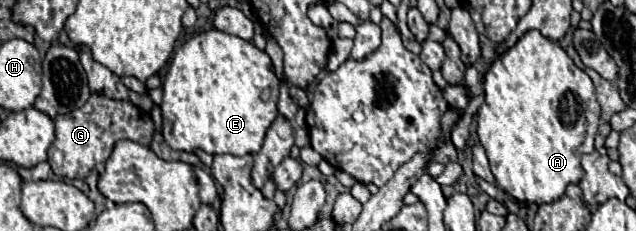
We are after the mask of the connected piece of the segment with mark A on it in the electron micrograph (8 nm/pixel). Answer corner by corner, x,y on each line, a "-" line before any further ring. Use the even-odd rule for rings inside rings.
528,31
520,37
512,49
492,61
484,75
484,103
478,109
478,139
486,149
496,185
516,201
544,205
558,201
570,183
580,183
584,177
580,157
594,151
598,123
600,105
592,79
572,63
558,43
542,37
538,31

